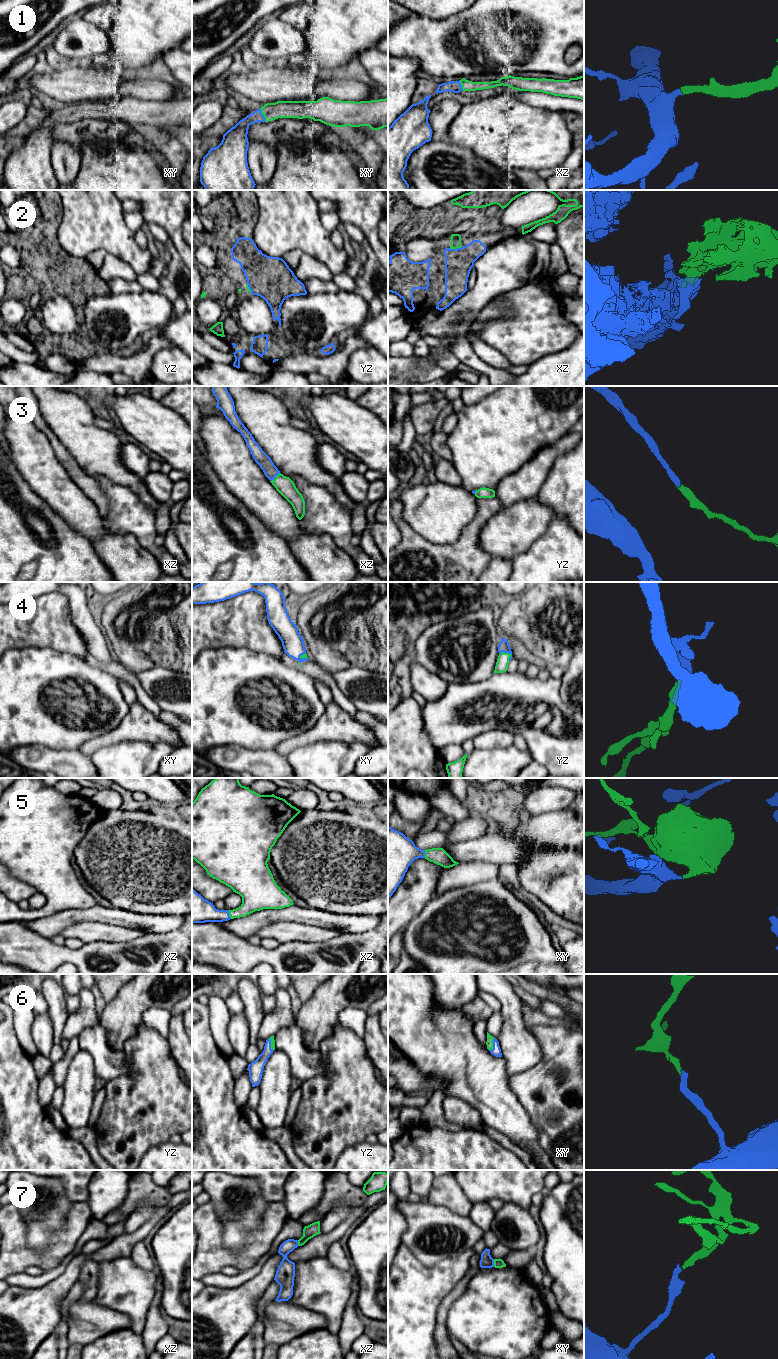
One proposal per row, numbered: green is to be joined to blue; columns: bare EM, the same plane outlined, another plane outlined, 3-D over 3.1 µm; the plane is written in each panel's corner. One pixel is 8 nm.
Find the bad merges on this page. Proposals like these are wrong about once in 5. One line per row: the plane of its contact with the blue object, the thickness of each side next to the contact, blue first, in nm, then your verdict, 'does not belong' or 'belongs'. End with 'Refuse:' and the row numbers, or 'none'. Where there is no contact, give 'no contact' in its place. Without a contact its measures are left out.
1: xy | 140/140 nm | belongs
2: xz | 220/80 nm | belongs
3: xz | 110/150 nm | belongs
4: yz | 90/100 nm | belongs
5: xz | 200/200 nm | belongs
6: xy | 80/60 nm | belongs
7: xy | 100/80 nm | belongs
Refuse: none

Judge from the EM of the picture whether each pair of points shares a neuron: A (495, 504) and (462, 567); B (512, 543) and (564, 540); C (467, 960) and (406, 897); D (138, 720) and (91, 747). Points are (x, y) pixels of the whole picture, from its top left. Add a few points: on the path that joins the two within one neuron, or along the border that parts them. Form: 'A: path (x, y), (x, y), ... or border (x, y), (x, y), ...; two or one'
A: path (480, 520), (470, 533), (466, 551); one
B: border (548, 525), (547, 529), (524, 552), (514, 557); two
C: border (434, 895), (404, 928); two
D: path (126, 731), (103, 740); one

